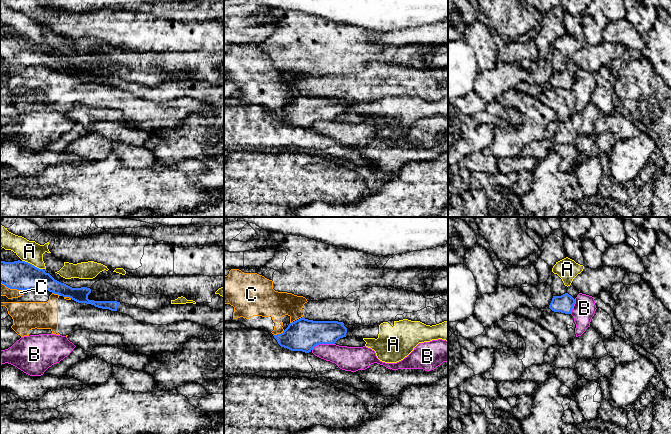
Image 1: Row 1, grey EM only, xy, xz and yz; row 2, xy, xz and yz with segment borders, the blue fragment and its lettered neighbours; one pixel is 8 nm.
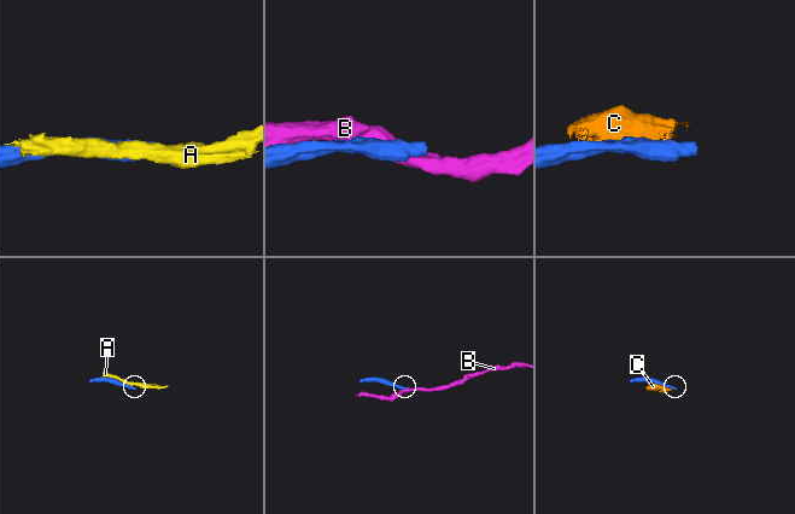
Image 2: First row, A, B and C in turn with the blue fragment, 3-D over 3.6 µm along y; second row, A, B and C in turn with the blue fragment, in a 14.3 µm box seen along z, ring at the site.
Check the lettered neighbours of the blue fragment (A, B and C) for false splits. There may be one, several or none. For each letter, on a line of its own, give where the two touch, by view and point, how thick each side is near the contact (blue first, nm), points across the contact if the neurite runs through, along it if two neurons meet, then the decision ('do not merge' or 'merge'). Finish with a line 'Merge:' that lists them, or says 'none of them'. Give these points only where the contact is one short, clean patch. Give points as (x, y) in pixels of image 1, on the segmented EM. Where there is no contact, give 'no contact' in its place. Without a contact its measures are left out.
A: meets blue in xy at (31, 264); 240 nm thick on the blue side, 180 nm on the other; do not merge
B: meets blue in xz at (322, 343); 260 nm thick on the blue side, 190 nm on the other; border along xz (334, 343), (319, 343), (312, 350); do not merge
C: meets blue in xz at (278, 334); 260 nm thick on the blue side, 220 nm on the other; do not merge
Merge: none of them

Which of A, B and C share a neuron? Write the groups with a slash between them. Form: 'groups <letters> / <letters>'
groups A / B / C

